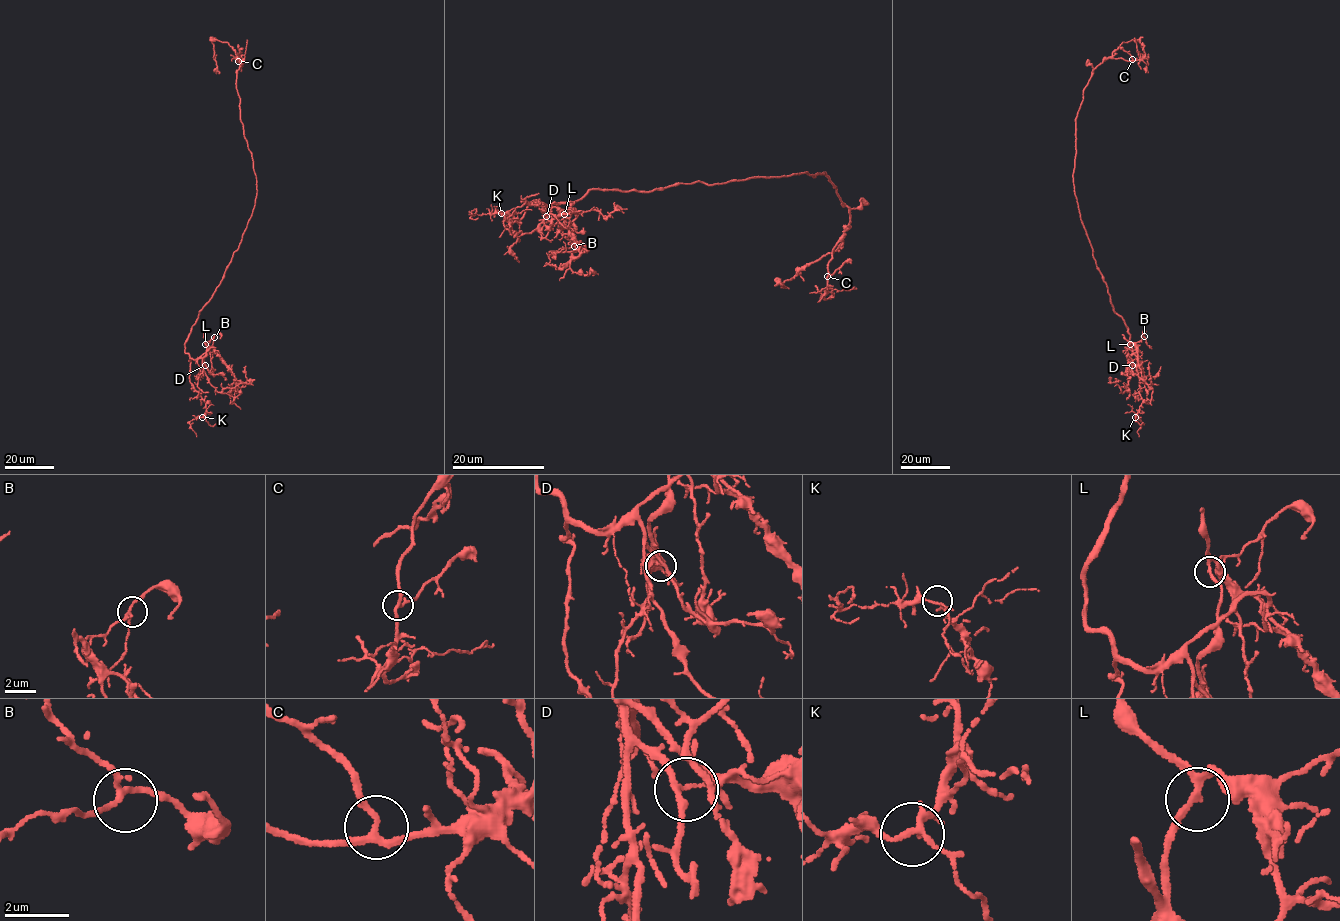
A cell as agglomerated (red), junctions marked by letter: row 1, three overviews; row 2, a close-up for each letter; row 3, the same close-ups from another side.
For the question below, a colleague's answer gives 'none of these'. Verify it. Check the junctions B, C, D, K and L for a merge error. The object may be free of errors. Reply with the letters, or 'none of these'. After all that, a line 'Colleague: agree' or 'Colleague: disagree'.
D
Colleague: disagree

